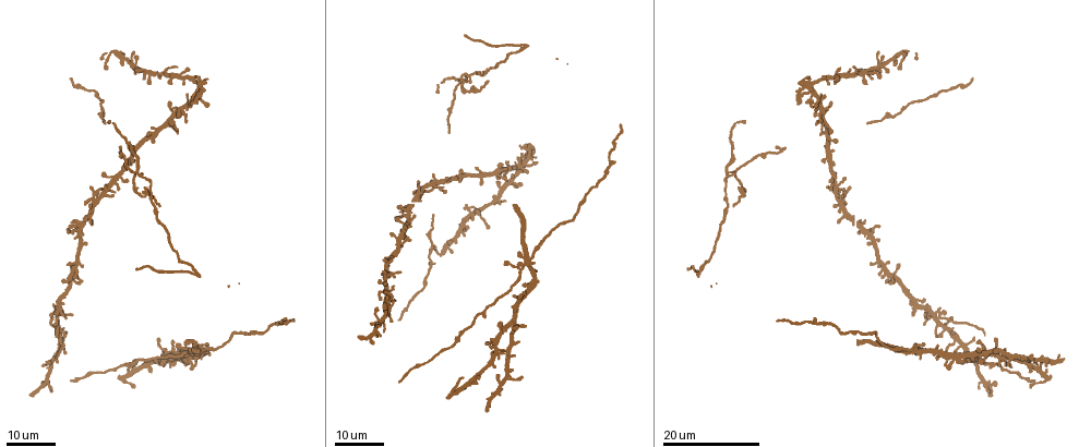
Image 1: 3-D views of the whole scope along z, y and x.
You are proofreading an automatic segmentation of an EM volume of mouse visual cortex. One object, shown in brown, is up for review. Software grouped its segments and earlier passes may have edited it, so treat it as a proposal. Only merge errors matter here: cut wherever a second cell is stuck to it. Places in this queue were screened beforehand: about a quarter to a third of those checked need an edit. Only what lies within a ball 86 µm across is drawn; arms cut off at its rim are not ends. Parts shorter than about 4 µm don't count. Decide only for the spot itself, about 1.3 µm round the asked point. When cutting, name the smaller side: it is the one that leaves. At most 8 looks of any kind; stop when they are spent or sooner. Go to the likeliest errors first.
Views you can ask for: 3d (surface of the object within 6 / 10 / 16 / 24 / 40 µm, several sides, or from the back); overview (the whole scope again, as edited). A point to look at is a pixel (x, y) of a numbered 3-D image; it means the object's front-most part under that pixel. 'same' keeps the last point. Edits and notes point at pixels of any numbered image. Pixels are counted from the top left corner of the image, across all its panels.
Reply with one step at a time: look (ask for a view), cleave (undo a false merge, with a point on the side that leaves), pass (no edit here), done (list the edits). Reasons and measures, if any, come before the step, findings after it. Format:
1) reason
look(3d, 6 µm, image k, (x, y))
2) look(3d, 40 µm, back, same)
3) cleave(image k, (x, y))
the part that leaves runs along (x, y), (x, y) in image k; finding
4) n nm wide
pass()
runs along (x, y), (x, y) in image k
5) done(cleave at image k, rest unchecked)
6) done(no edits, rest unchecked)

four-way junction
look(3d, 16 µm, image 1, (936, 320))

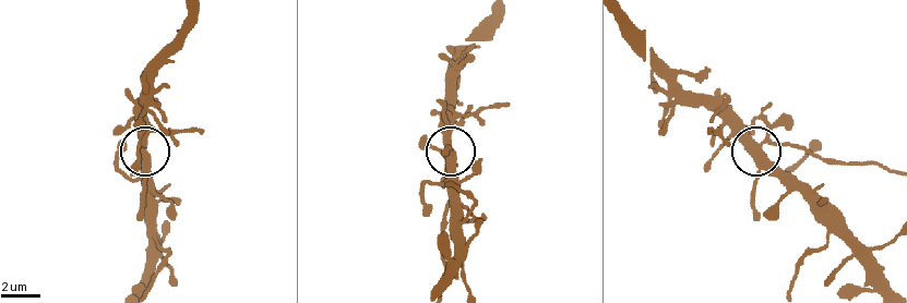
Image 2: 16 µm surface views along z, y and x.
look(3d, 6 µm, image 2, (142, 148))

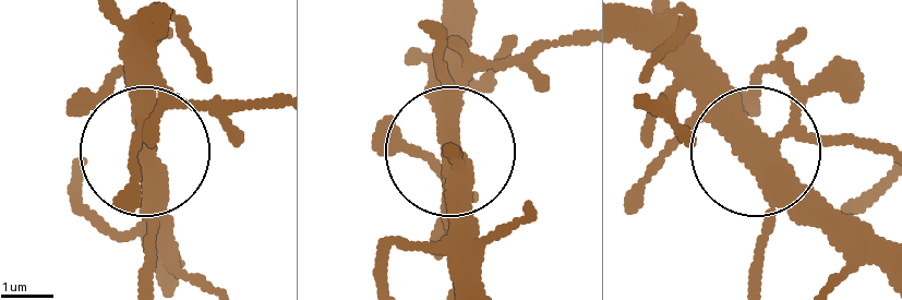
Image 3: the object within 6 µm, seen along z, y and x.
from behind
look(3d, 6 µm, back, image 3, (143, 153))

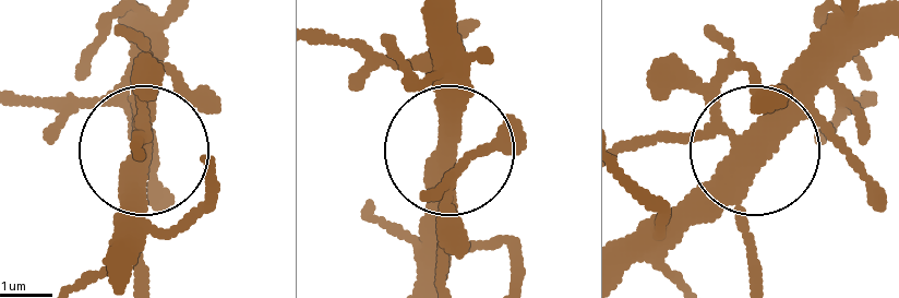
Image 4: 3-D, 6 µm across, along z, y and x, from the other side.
pass()
runs along (878, 30), (760, 143), (635, 134) in image 4; continuous, no second cell

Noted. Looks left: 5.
small branch off a trunk
look(3d, 24 µm, image 1, (388, 305))

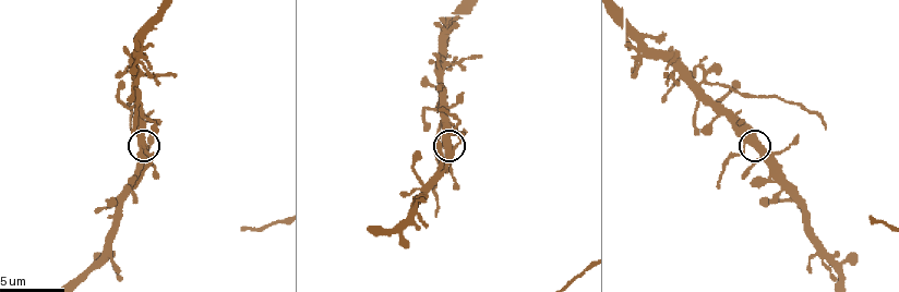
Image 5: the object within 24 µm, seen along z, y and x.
look(3d, 6 µm, image 5, (751, 142))

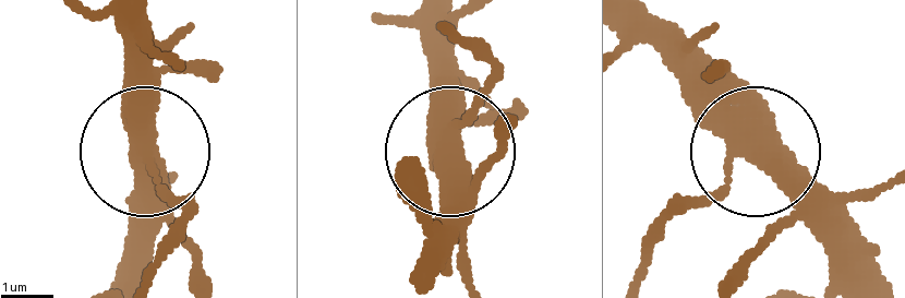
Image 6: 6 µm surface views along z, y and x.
420 nm wide
pass()
runs along (122, 20), (135, 124), (186, 224) in image 6; one cell here

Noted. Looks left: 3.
looks like a crossing
look(3d, 16 µm, image 1, (151, 71))

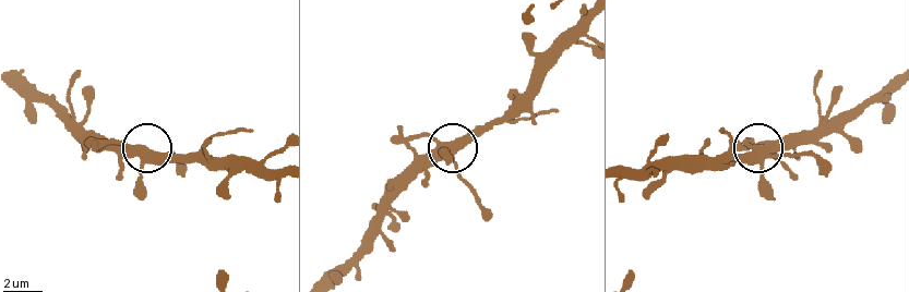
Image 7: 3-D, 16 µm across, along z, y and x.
look(3d, 6 µm, image 7, (764, 155))

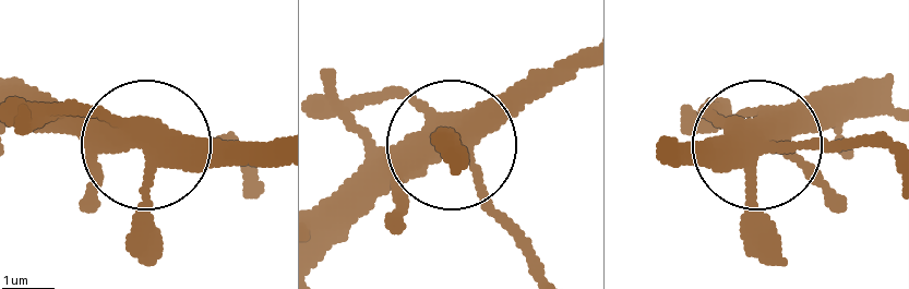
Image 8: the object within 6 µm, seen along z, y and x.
pass()
runs along (666, 155), (870, 142) in image 8; all the same cell

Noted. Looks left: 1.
done(no edits, rest unchecked)

